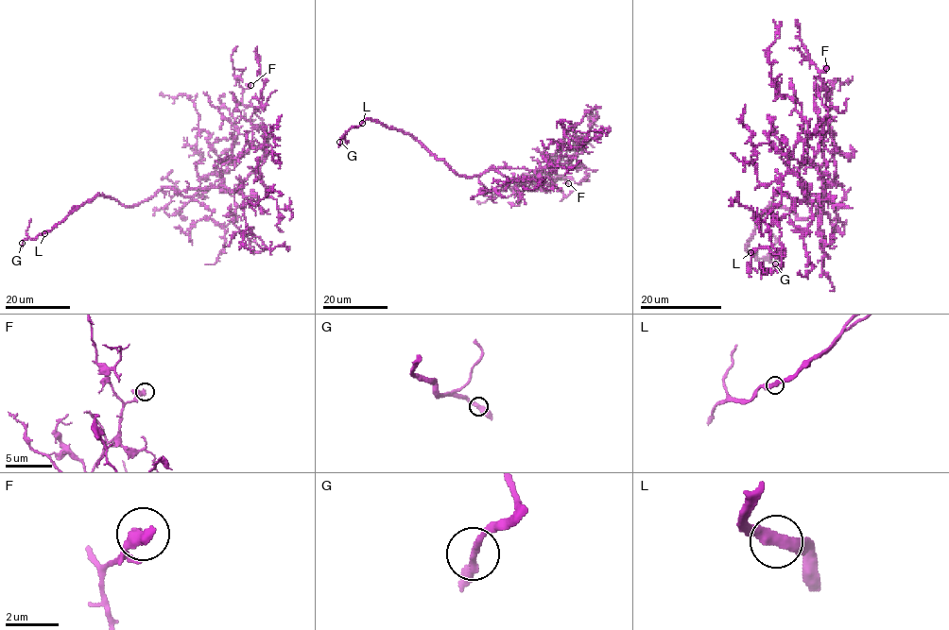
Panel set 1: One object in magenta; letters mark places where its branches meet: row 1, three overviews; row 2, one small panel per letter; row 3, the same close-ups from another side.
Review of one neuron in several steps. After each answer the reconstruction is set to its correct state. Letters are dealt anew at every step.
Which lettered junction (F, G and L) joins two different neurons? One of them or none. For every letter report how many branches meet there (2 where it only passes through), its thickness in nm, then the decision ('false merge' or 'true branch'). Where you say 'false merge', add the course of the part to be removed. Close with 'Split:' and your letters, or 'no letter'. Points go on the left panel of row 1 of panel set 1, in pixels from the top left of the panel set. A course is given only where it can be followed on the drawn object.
F: 2 | 320 nm | true branch
G: 2 | 300 nm | true branch
L: 2 | 320 nm | true branch
Split: no letter

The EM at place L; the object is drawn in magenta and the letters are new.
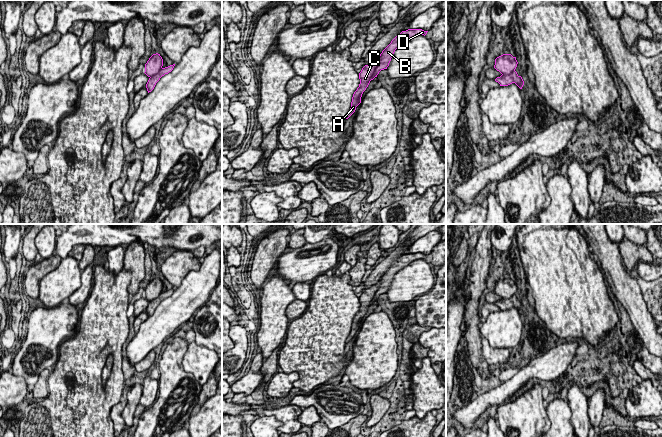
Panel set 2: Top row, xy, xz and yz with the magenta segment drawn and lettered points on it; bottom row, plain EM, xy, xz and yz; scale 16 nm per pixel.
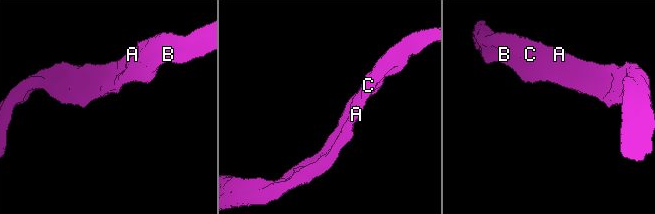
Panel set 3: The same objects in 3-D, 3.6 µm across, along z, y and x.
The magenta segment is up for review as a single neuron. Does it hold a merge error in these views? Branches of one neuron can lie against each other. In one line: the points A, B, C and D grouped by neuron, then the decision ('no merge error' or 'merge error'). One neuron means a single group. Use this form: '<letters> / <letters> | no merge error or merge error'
A B C D | no merge error

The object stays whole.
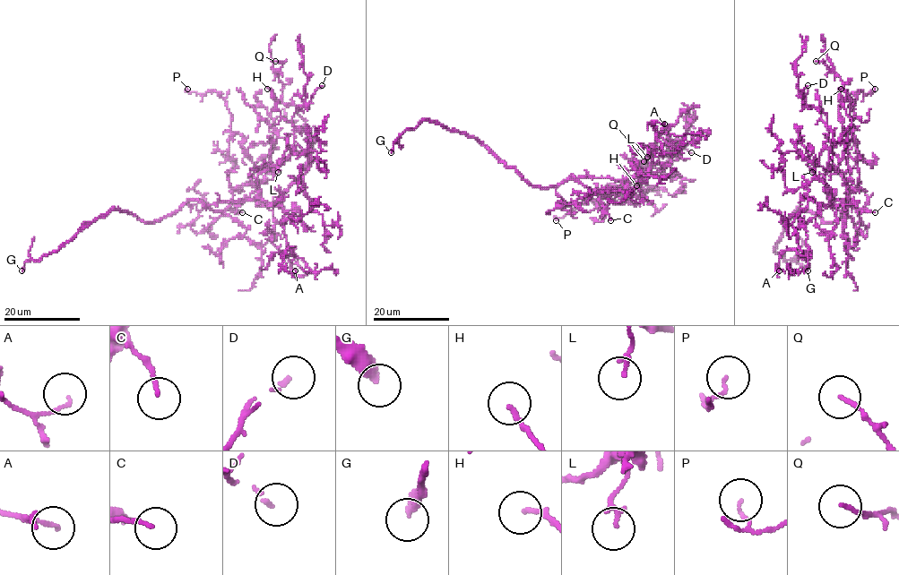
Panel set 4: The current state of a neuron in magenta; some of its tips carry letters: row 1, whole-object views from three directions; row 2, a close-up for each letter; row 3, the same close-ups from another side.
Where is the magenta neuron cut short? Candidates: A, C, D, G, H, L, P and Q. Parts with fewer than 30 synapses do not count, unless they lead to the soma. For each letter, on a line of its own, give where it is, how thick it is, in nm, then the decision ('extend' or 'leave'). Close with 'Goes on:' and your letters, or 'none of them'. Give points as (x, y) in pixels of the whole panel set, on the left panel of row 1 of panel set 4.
A: place (295, 270); calibre 100 nm; leave
C: place (242, 212); calibre 120 nm; leave
D: place (322, 85); calibre 120 nm; extend
G: place (21, 270); calibre 280 nm; extend
H: place (267, 89); calibre 150 nm; leave
L: place (278, 172); calibre 140 nm; leave
P: place (187, 89); calibre 100 nm; leave
Q: place (275, 61); calibre 110 nm; leave
Goes on: D, G

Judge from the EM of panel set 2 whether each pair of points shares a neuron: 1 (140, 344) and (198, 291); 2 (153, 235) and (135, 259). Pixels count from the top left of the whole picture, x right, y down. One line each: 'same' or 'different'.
1: same
2: different

